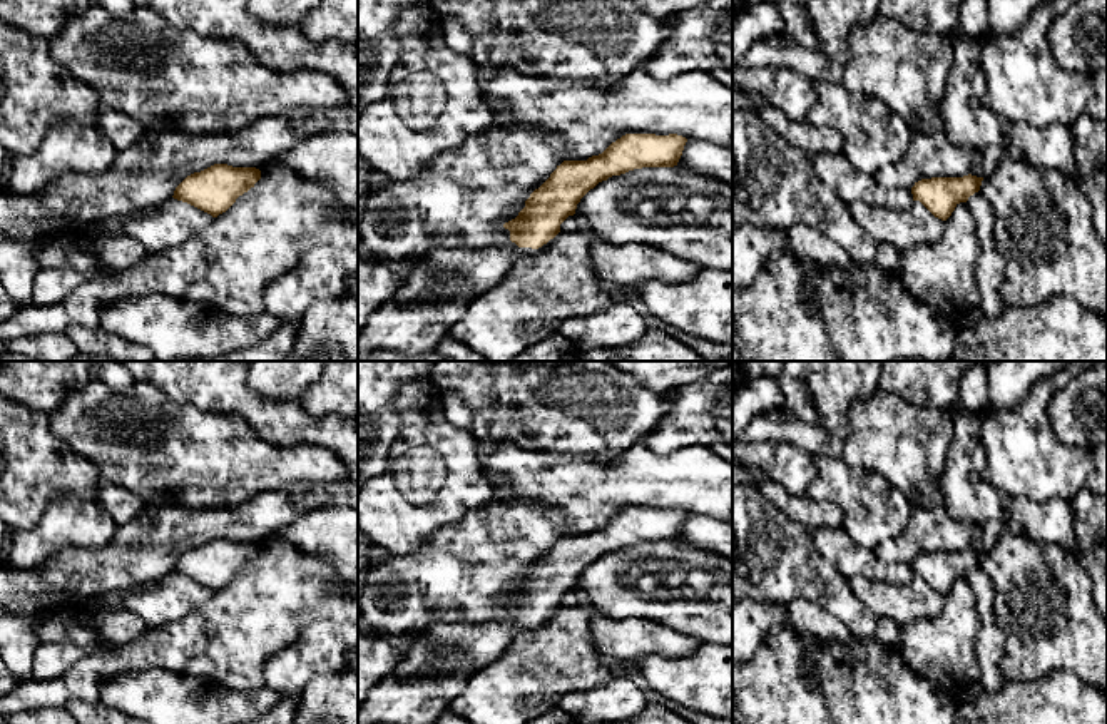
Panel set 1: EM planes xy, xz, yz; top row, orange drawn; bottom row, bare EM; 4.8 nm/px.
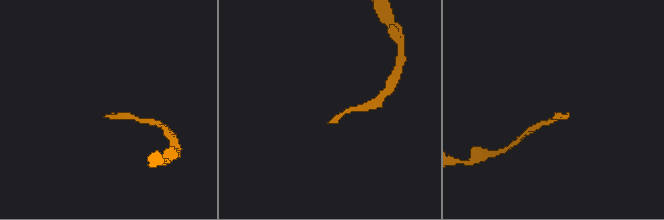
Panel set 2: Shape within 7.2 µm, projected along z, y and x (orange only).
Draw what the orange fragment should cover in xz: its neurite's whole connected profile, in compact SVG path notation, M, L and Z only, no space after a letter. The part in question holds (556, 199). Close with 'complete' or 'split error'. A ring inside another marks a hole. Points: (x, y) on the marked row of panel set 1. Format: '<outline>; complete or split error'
M625 134L602 154L587 161L564 161L550 177L525 201L518 216L503 224L517 251L488 249L431 249L425 254L388 257L371 256L406 284L420 266L436 274L455 273L470 288L473 298L500 283L513 264L542 247L560 232L560 224L575 214L580 199L599 182L642 167L677 166L687 139L677 134Z; split error

